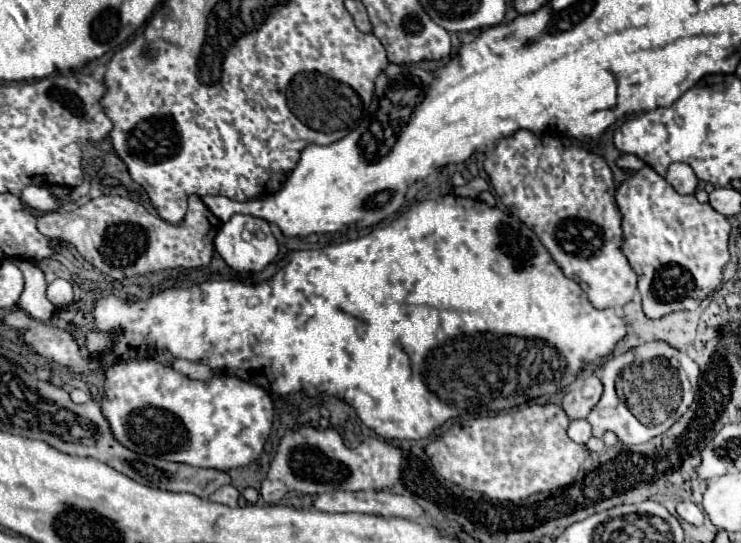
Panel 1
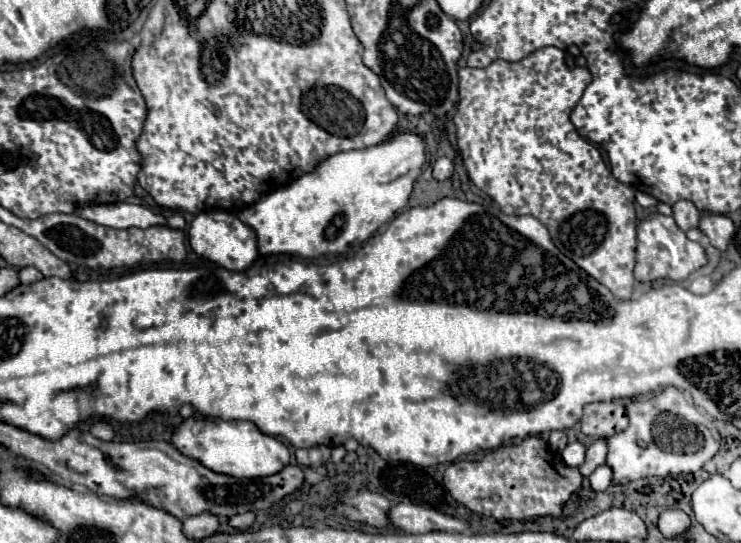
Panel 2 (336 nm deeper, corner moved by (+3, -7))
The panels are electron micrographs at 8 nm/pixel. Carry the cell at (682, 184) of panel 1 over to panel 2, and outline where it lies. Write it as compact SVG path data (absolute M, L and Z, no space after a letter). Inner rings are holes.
M680 200L672 206L674 210L674 220L678 224L678 228L682 228L684 232L688 232L690 228L696 228L698 226L698 220L700 220L700 212L696 210L696 206L692 202L686 202L686 200Z

